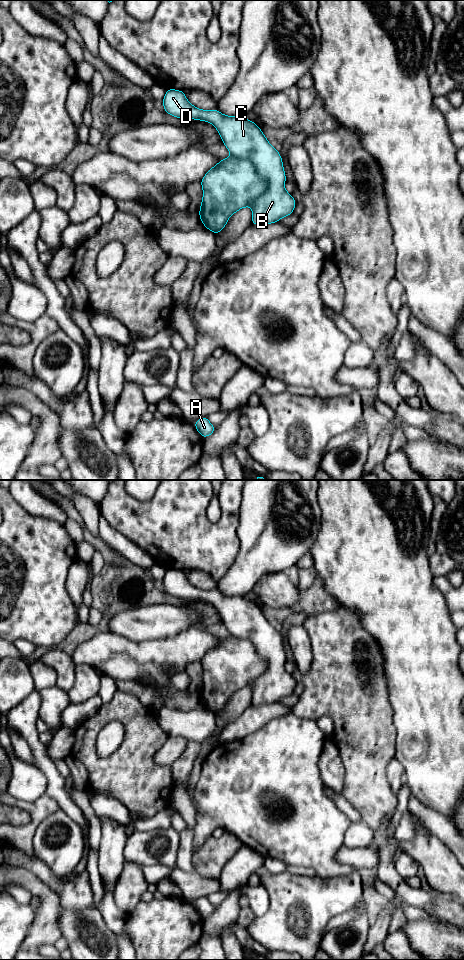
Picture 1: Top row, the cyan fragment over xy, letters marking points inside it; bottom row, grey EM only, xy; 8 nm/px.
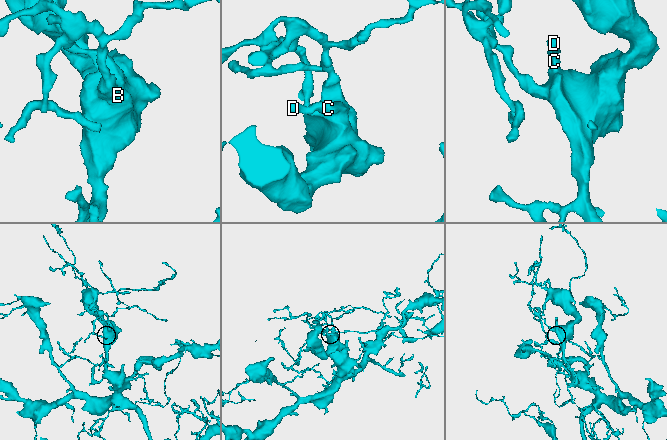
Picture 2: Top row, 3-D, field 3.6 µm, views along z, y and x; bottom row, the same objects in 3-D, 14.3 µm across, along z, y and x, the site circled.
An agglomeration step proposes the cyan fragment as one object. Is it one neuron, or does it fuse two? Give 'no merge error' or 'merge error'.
no merge error

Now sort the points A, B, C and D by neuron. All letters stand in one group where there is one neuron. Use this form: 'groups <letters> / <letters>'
groups A B C D

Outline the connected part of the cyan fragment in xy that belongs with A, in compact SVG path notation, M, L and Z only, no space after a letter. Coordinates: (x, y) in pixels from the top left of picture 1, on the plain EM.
M202 897L198 899L195 903L194 906L196 910L199 912L199 914L203 917L206 918L212 913L215 912L217 908L215 908L210 901L208 900L207 897Z

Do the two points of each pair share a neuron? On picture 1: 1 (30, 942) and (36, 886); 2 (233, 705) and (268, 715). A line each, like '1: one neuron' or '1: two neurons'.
1: one neuron
2: two neurons

